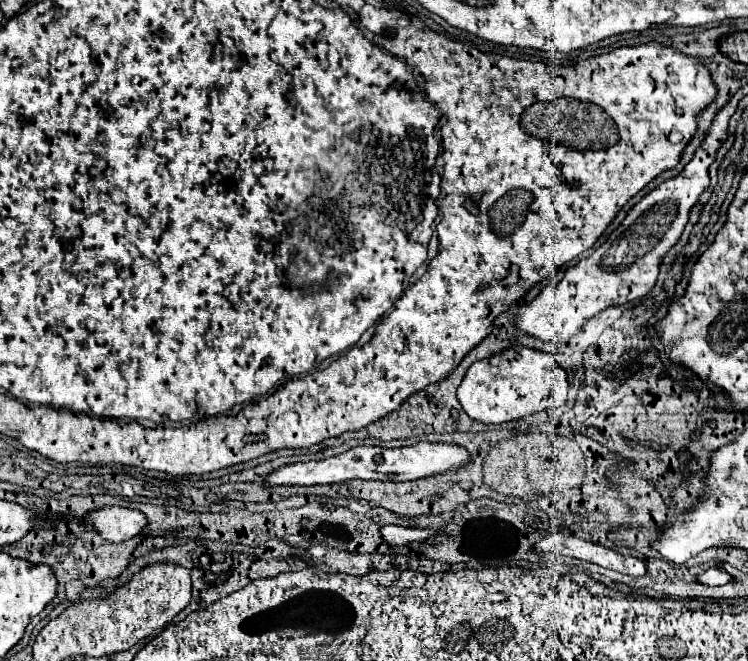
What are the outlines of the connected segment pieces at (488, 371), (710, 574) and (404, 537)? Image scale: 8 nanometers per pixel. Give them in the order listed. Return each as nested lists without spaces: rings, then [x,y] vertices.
[[[516,347],[510,351],[514,355],[506,355],[506,351],[496,353],[474,363],[466,371],[466,377],[458,387],[458,401],[472,419],[482,423],[506,423],[566,403],[566,371],[550,353],[528,347]]]
[[[712,567],[712,569],[708,569],[708,571],[704,571],[704,573],[698,575],[698,583],[710,585],[710,587],[726,585],[726,583],[730,583],[730,581],[732,581],[732,577],[730,577],[724,569],[720,569],[720,567]]]
[[[384,525],[382,527],[382,539],[390,547],[402,547],[410,543],[424,543],[428,537],[438,535],[440,531],[432,529],[414,529],[414,527],[398,527],[398,525]]]

